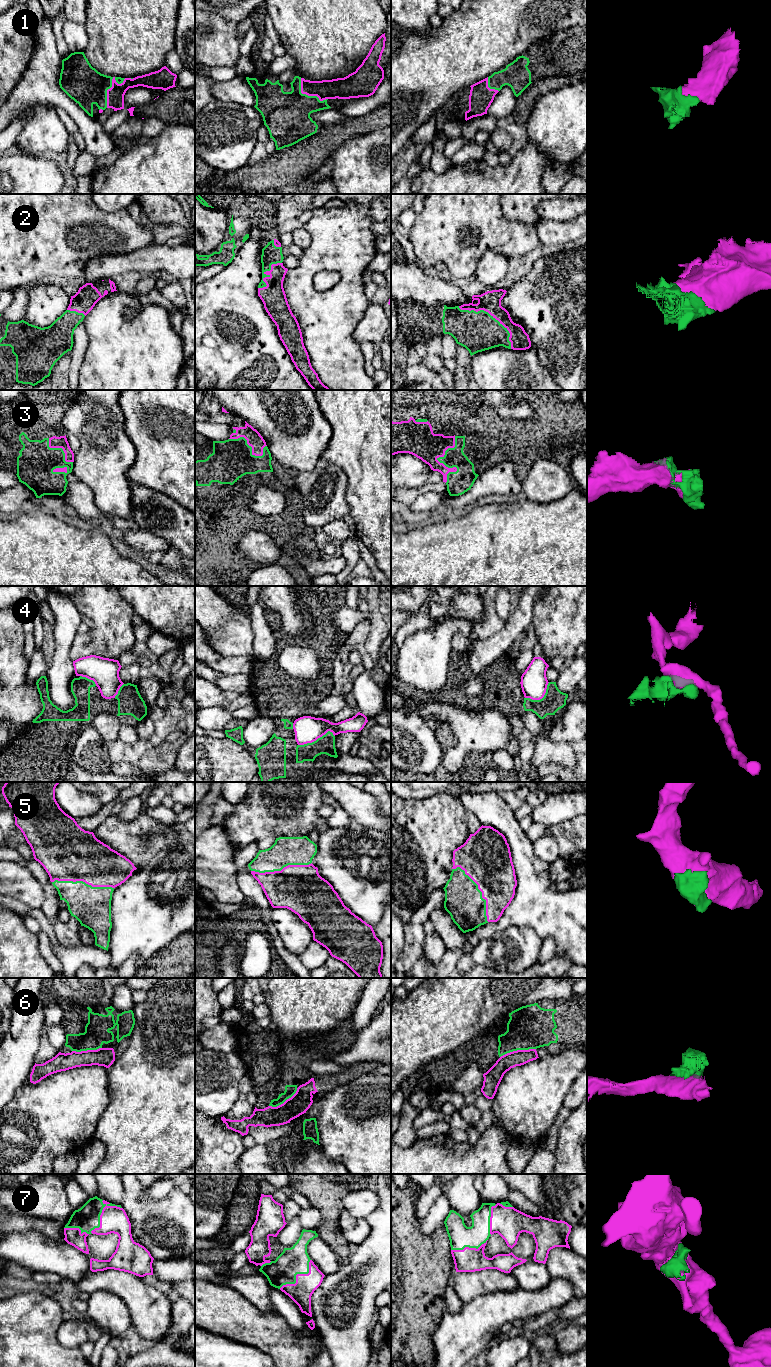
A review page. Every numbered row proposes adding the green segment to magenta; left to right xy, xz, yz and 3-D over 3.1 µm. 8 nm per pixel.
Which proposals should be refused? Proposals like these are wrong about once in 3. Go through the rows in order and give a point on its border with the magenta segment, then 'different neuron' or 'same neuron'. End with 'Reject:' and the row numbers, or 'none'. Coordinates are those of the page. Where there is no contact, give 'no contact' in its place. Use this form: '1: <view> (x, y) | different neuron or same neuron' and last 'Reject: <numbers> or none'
1: xy (111, 87) | same neuron
2: yz (492, 315) | same neuron
3: yz (442, 463) | different neuron
4: xz (316, 739) | different neuron
5: yz (479, 889) | same neuron
6: yz (517, 1050) | different neuron
7: xy (101, 1213) | same neuron
Reject: 3, 4, 6

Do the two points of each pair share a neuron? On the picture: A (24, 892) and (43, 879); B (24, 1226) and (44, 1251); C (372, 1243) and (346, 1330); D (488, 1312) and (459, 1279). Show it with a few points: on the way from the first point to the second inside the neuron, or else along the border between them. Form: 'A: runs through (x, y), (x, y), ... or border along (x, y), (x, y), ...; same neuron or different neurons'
A: border along (28, 866), (31, 874), (42, 886); different neurons
B: border along (10, 1231), (37, 1230), (49, 1238); different neurons
C: runs through (372, 1265), (354, 1287), (354, 1303), (350, 1308); same neuron
D: border along (498, 1291), (479, 1295), (464, 1303); different neurons

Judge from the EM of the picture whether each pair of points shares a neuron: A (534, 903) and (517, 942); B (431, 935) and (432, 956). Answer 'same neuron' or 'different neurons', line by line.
A: different neurons
B: same neuron

